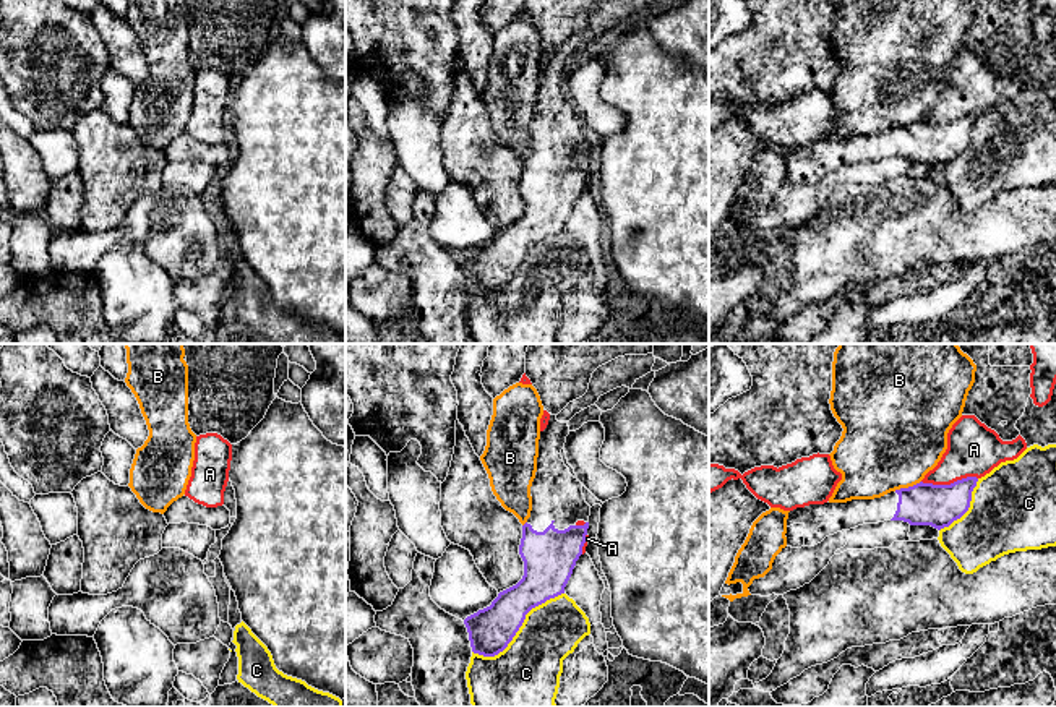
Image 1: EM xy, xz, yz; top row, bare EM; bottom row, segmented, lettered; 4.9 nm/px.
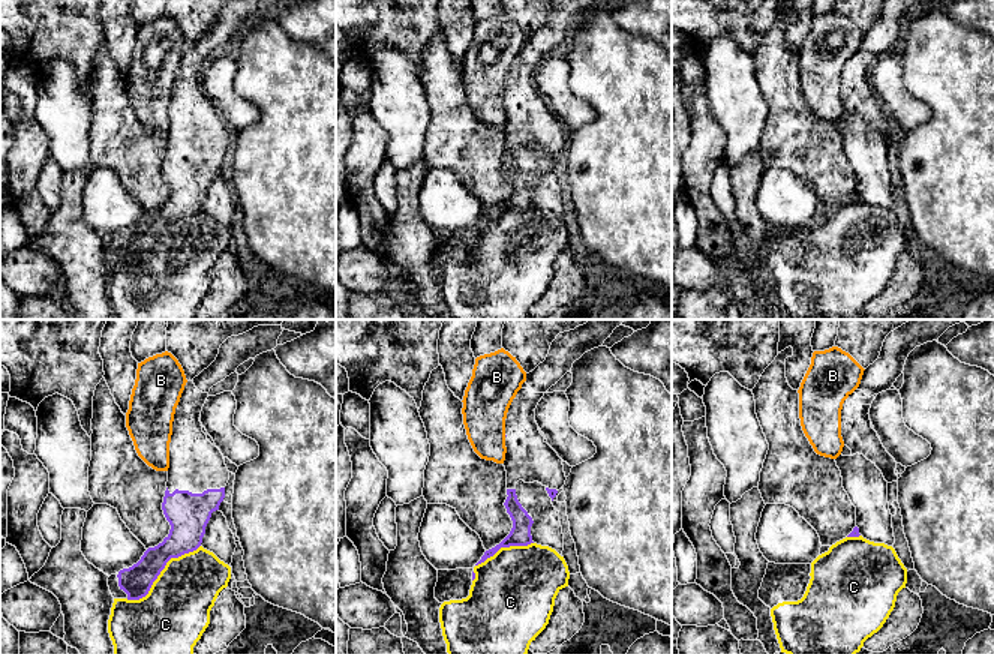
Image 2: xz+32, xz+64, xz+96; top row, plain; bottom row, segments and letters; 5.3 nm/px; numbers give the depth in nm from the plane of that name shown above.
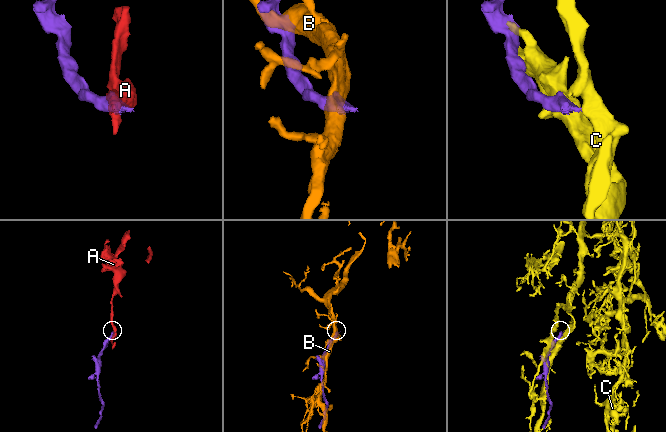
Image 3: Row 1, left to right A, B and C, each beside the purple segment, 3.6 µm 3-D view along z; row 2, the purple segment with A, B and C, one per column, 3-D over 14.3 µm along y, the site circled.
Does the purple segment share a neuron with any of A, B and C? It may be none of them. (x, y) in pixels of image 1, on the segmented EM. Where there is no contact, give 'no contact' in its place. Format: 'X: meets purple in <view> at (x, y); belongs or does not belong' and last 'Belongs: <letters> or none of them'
A: meets purple in yz at (951, 484); does not belong
B: meets purple in yz at (909, 487); does not belong
C: meets purple in xz at (518, 629); does not belong
Belongs: none of them

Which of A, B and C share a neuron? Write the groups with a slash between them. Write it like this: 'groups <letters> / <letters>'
groups A / B / C

